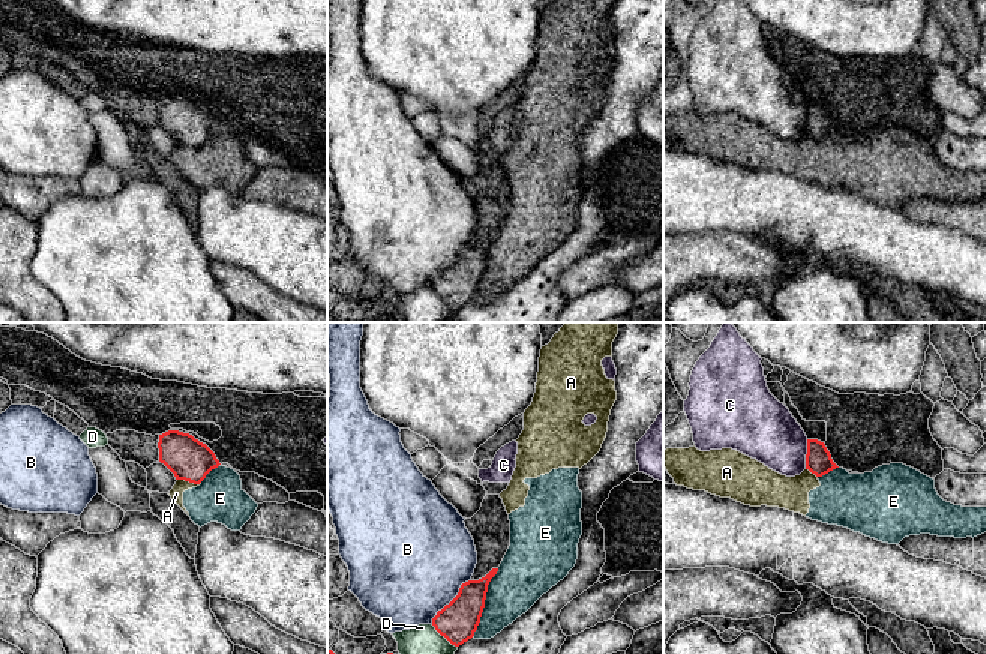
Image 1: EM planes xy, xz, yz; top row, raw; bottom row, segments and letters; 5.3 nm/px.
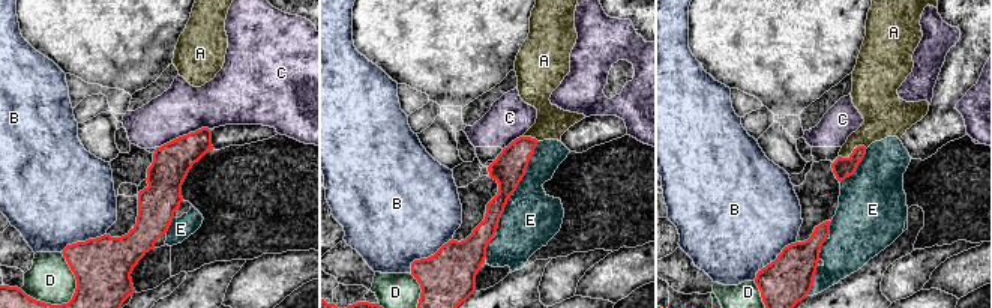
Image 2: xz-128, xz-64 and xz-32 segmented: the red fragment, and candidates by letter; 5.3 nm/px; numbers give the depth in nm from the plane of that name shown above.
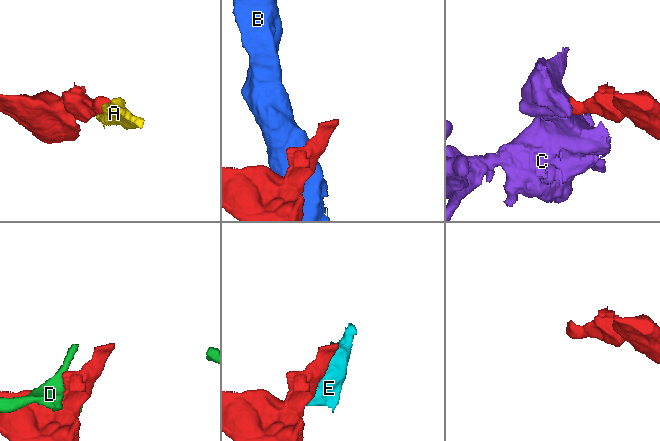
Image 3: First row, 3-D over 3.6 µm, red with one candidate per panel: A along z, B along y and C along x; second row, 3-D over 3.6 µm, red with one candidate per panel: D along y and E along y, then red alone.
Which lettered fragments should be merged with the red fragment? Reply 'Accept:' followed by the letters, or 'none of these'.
Accept: none of these

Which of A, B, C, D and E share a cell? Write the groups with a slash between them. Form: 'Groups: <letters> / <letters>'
Groups: A E / B / C / D

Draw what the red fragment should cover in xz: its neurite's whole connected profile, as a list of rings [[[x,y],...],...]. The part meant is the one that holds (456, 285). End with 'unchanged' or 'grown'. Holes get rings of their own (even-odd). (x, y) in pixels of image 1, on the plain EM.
[[[492,232],[479,244],[461,249],[458,260],[432,282],[435,294],[452,309],[459,310],[474,300],[485,272],[488,249],[497,238]]]; unchanged

